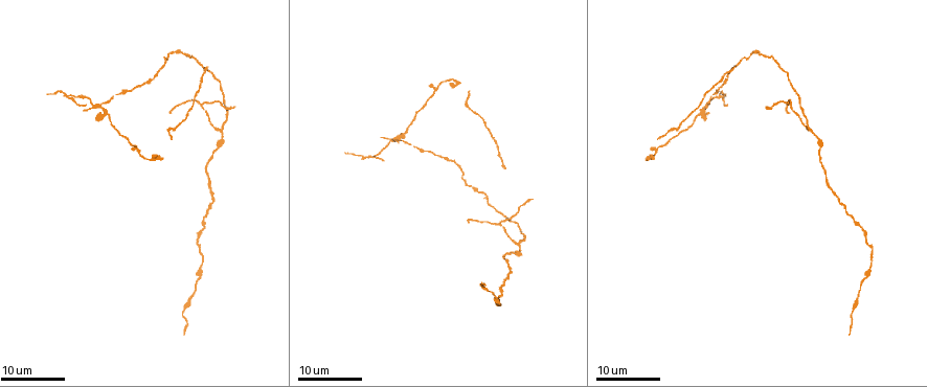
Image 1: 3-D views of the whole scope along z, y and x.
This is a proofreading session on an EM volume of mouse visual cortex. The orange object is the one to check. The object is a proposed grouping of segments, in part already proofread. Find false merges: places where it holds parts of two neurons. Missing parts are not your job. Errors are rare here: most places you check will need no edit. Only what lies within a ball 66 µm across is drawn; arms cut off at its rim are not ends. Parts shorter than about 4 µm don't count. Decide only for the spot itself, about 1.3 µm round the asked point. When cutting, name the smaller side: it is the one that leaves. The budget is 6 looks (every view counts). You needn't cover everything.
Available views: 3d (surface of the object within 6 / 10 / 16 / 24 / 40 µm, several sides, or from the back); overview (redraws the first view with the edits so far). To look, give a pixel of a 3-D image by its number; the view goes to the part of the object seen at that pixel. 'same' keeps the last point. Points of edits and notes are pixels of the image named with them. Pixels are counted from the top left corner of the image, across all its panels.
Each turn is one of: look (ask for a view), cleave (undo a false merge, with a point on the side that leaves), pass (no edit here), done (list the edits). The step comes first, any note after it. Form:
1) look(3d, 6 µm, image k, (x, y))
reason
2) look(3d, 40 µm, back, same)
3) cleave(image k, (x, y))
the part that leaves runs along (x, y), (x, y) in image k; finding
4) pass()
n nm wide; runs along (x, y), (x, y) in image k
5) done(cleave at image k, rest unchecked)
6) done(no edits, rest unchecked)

look(3d, 24 µm, image 1, (201, 105))
branch point

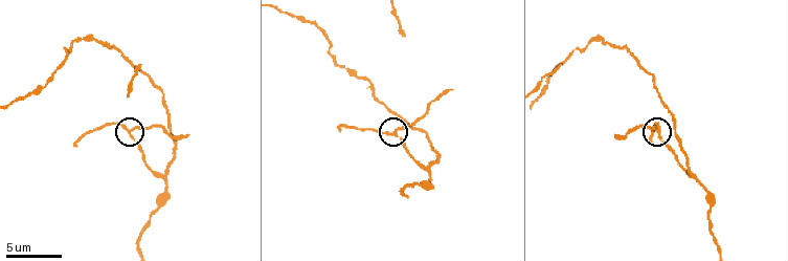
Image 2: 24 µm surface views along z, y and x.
look(3d, 10 µm, image 2, (129, 131))

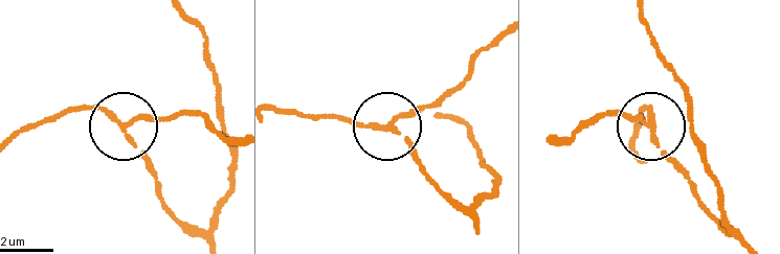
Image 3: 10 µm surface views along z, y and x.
cleave(image 3, (159, 120))
the part that leaves runs along (126, 125), (192, 112), (231, 137) in image 3; two neurons meet here

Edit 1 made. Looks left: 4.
look(overview)

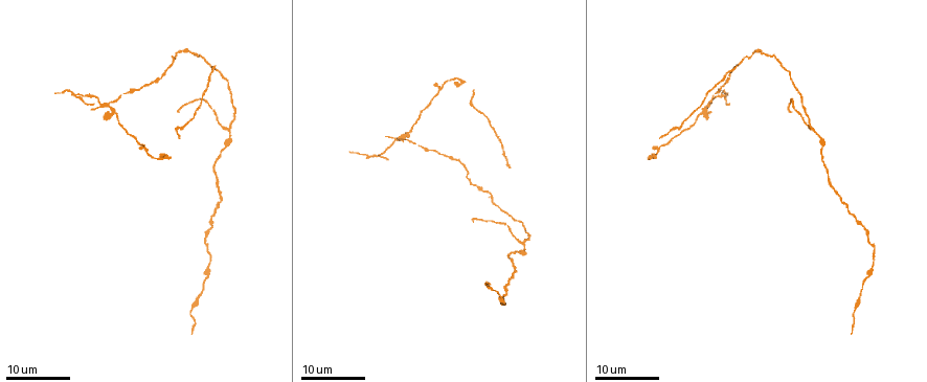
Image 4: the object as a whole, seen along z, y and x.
look(3d, 16 µm, image 4, (811, 129))
branch point

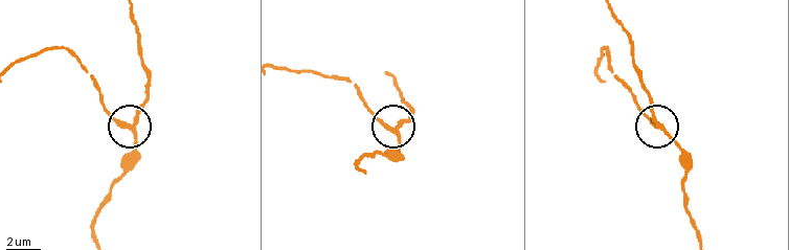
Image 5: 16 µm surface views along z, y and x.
look(3d, 10 µm, image 5, (392, 127))

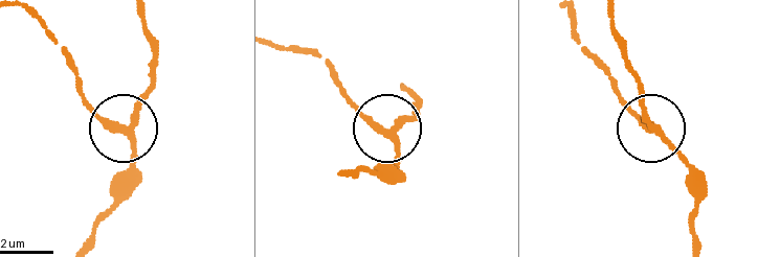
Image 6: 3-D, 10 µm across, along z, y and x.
pass()
runs along (610, 15), (651, 130), (619, 98) in image 6; continuous, no second neuron

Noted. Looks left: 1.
done(cleave at image 3, rest unchecked)

